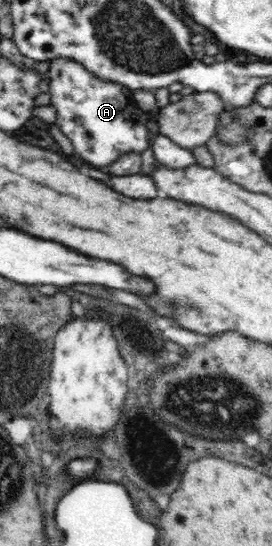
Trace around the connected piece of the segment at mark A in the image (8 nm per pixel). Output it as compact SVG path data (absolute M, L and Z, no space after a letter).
M64 57L51 59L44 79L49 82L47 96L51 100L51 105L57 108L55 124L73 144L74 153L83 157L85 161L89 161L91 165L97 165L97 167L108 166L124 153L137 152L141 154L145 149L152 148L153 138L147 135L147 129L145 129L148 113L137 107L137 103L132 96L133 91L130 89L116 82L99 80L93 74L89 74L89 71L80 63Z

